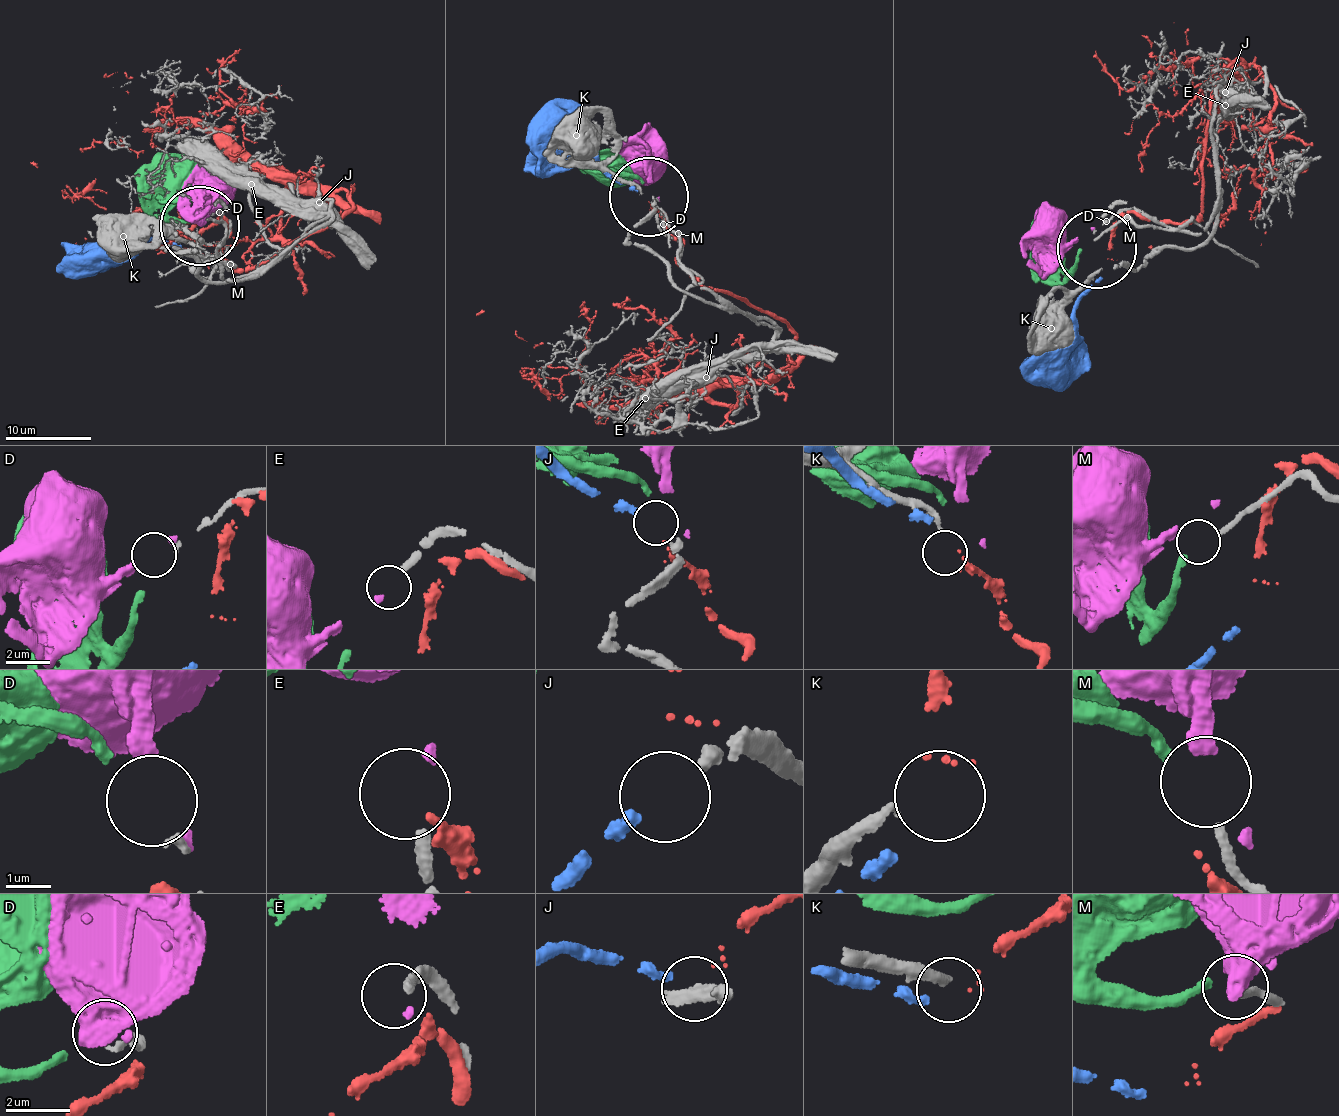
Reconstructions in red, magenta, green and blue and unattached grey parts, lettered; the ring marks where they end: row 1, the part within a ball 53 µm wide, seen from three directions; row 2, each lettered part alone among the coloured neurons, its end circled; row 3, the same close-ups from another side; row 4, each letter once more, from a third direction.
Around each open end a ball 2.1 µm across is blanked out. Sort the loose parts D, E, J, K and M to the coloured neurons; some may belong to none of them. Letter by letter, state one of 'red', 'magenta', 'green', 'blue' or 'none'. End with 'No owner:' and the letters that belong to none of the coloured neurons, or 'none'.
D: none
E: magenta
J: blue
K: red
M: none
No owner: D, M

